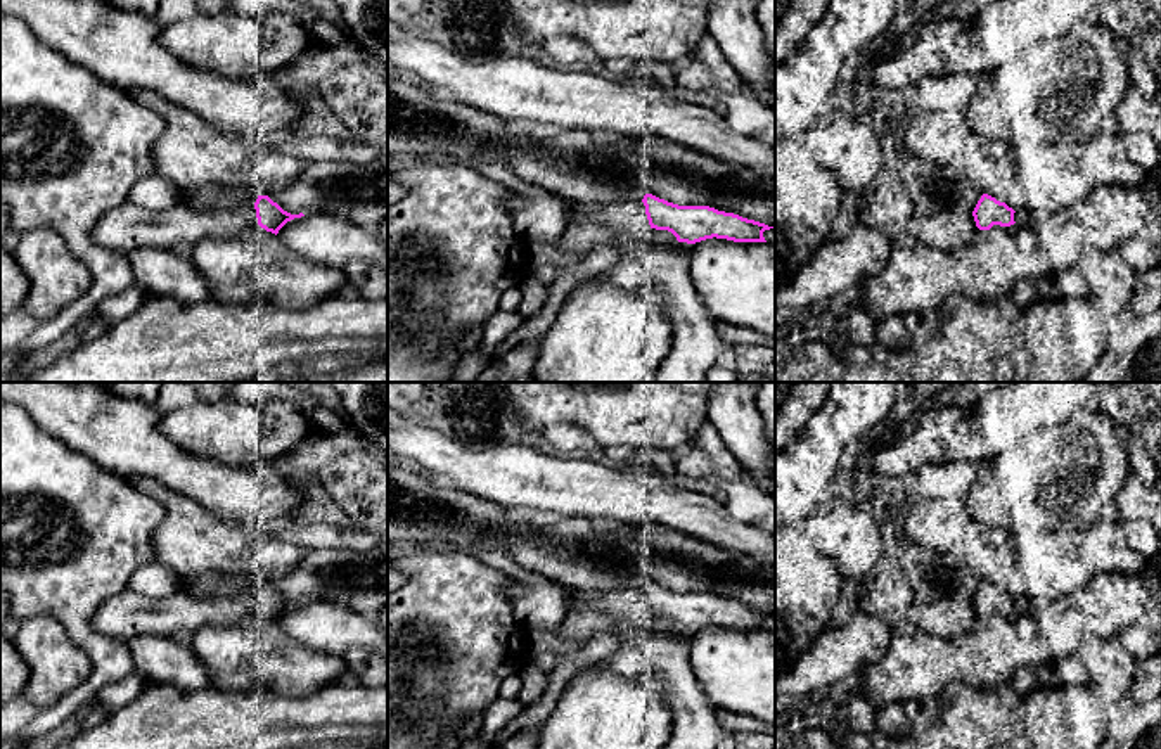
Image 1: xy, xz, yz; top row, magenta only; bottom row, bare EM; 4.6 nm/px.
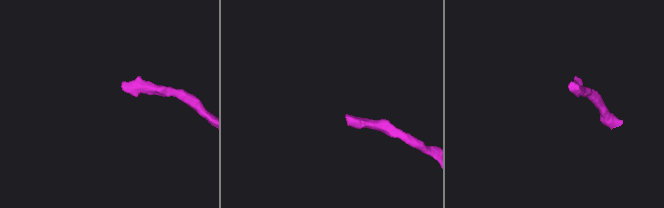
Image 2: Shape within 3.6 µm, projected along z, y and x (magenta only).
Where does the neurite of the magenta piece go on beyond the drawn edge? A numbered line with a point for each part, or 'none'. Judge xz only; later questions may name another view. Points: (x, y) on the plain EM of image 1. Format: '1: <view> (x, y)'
1: xz (627, 606)

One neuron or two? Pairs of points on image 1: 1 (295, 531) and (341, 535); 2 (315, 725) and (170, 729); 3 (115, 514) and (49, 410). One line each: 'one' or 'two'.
1: one
2: one
3: two

